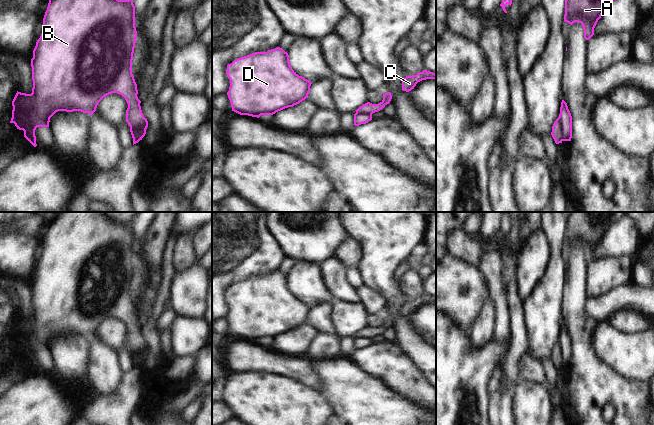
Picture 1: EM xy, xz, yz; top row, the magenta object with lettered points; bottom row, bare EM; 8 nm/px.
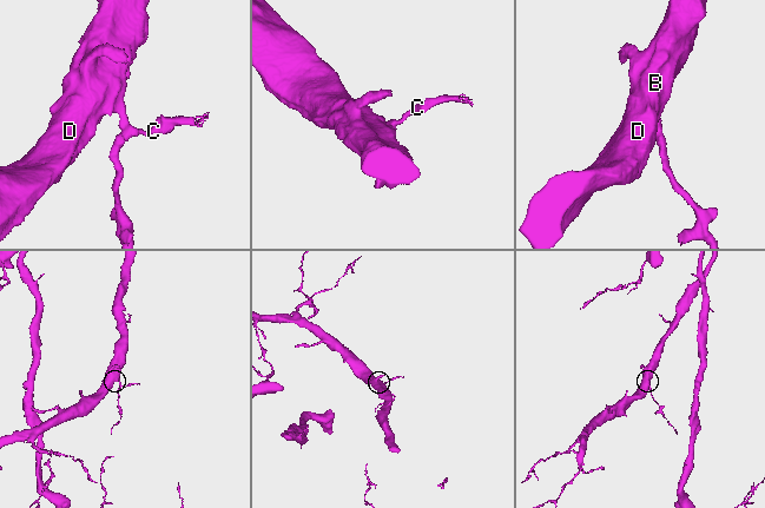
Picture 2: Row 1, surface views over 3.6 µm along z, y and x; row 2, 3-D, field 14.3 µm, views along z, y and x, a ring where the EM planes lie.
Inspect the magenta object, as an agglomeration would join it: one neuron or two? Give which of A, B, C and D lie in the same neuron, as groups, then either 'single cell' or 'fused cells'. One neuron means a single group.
A B D / C; fused cells

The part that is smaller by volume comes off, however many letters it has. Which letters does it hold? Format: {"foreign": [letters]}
{"foreign": ["C"]}

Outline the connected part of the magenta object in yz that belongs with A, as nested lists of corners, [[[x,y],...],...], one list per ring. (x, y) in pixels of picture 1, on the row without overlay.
[[[571,212],[565,224],[564,245],[581,247],[584,262],[594,259],[594,252],[609,228],[626,212]]]

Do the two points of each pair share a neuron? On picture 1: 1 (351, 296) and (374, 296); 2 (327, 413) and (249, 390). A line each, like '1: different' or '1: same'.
1: different
2: same

